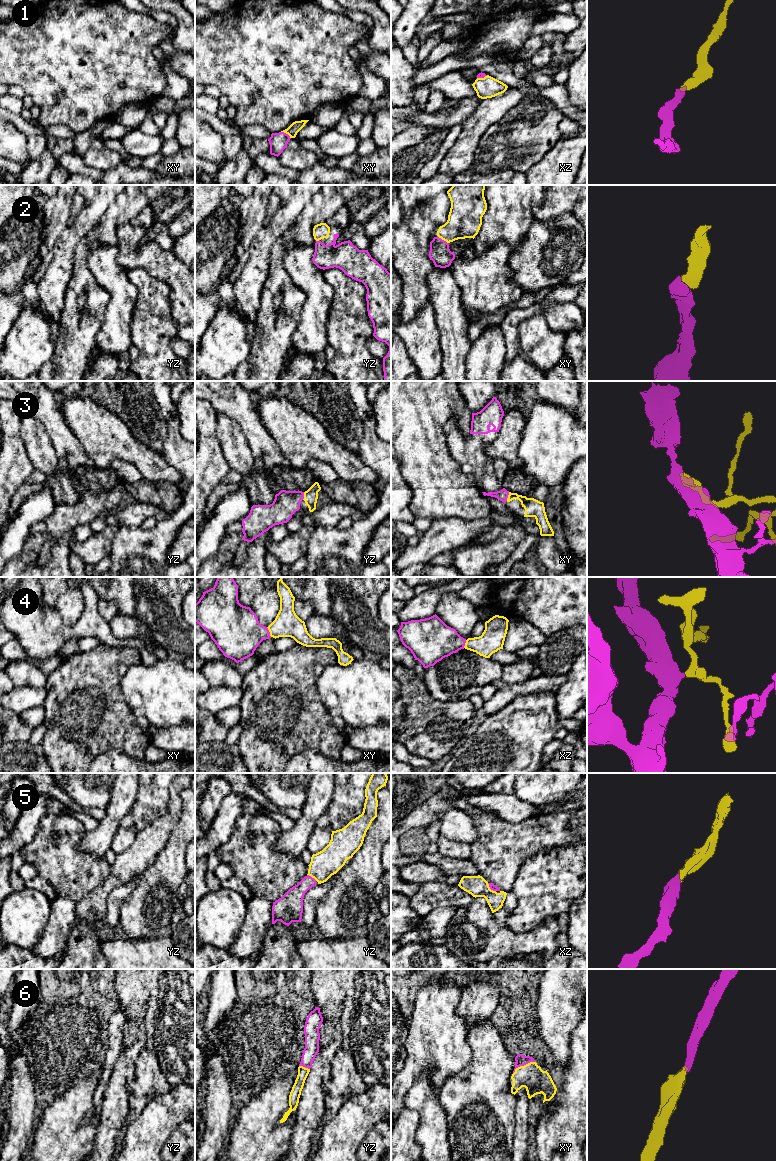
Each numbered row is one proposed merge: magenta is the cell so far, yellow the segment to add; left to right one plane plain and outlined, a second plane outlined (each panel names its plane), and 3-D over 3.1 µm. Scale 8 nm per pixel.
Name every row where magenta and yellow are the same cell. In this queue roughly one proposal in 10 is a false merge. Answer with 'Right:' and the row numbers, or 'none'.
Right: 1, 2, 3, 4, 5, 6

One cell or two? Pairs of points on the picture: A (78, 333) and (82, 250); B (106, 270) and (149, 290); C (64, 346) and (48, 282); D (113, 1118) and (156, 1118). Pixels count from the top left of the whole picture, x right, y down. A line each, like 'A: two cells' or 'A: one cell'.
A: one cell
B: two cells
C: two cells
D: two cells

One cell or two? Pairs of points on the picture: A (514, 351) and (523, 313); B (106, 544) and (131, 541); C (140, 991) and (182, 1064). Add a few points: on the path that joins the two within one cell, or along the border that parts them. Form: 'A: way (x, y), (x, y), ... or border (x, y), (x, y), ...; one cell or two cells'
A: way (512, 342), (512, 324), (514, 322); one cell
B: border (119, 526), (113, 539), (110, 554); two cells
C: border (158, 992), (155, 1013), (152, 1019); two cells

